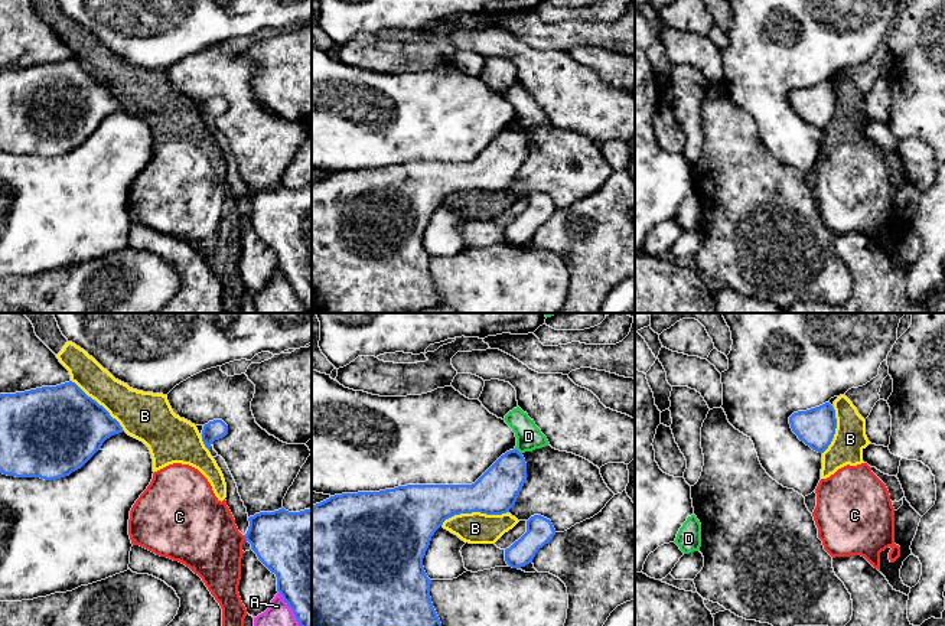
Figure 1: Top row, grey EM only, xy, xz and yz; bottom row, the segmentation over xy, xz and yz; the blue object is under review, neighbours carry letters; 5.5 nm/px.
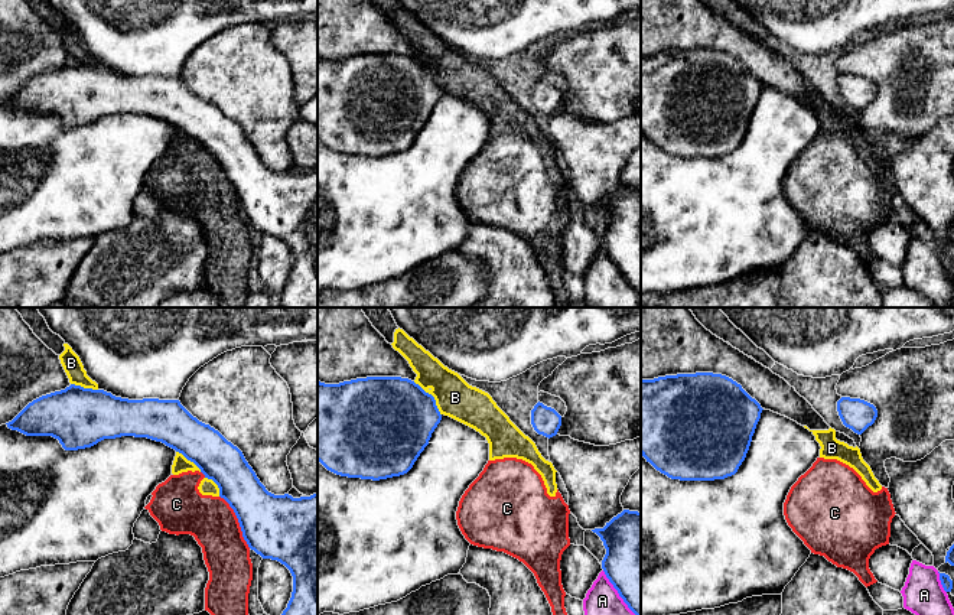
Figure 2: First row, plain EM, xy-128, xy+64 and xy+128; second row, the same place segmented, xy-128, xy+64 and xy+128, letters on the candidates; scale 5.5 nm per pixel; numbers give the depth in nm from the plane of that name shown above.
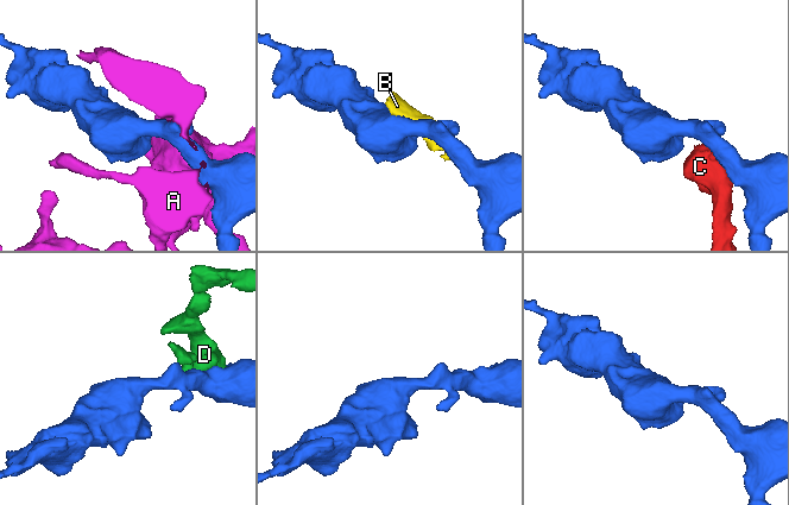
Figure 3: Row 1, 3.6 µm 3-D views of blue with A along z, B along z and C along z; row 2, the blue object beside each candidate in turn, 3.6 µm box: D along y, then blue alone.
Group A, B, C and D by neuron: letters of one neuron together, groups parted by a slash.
A / B C / D

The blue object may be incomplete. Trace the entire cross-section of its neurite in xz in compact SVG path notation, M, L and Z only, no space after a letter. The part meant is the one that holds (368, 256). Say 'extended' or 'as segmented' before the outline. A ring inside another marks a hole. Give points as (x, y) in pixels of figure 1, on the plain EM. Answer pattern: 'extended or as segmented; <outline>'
as segmented; M517 125L502 131L472 162L407 162L379 169L330 173L312 183L312 306L320 313L401 313L441 306L430 274L423 235L431 213L454 192L502 192L515 182L527 157L527 140Z

